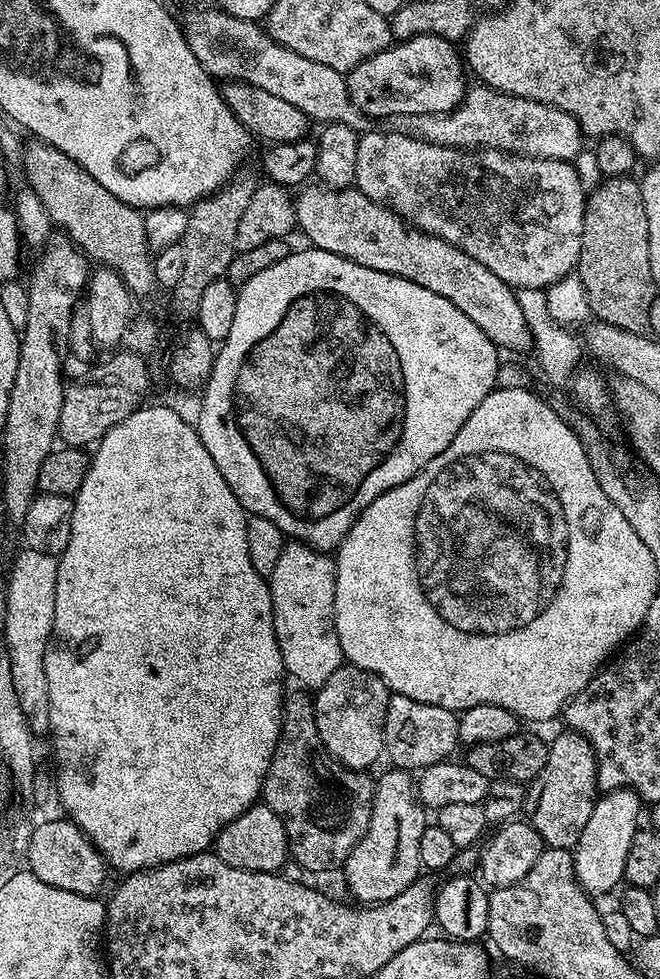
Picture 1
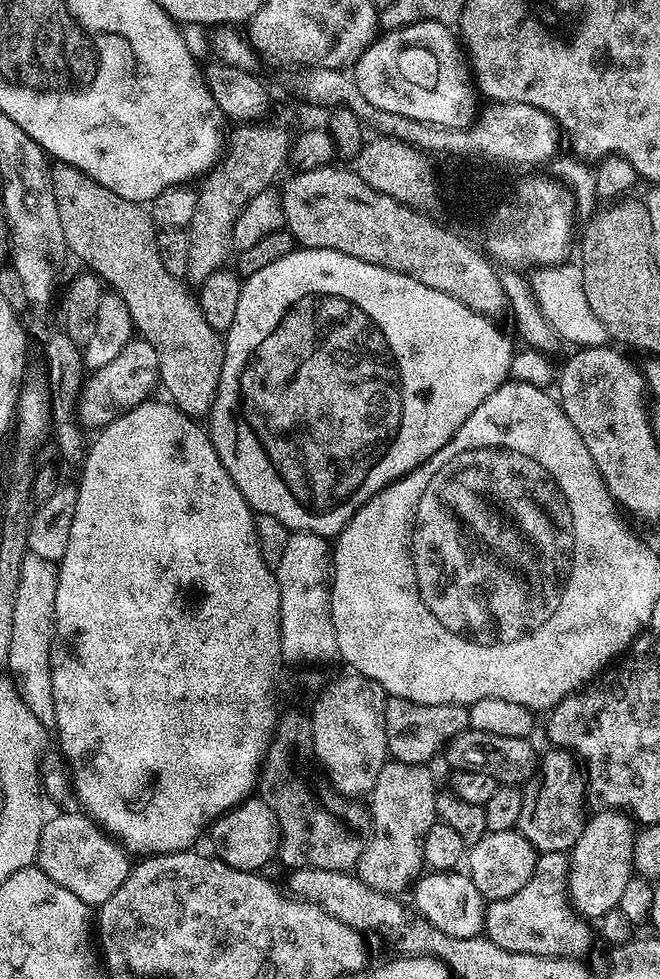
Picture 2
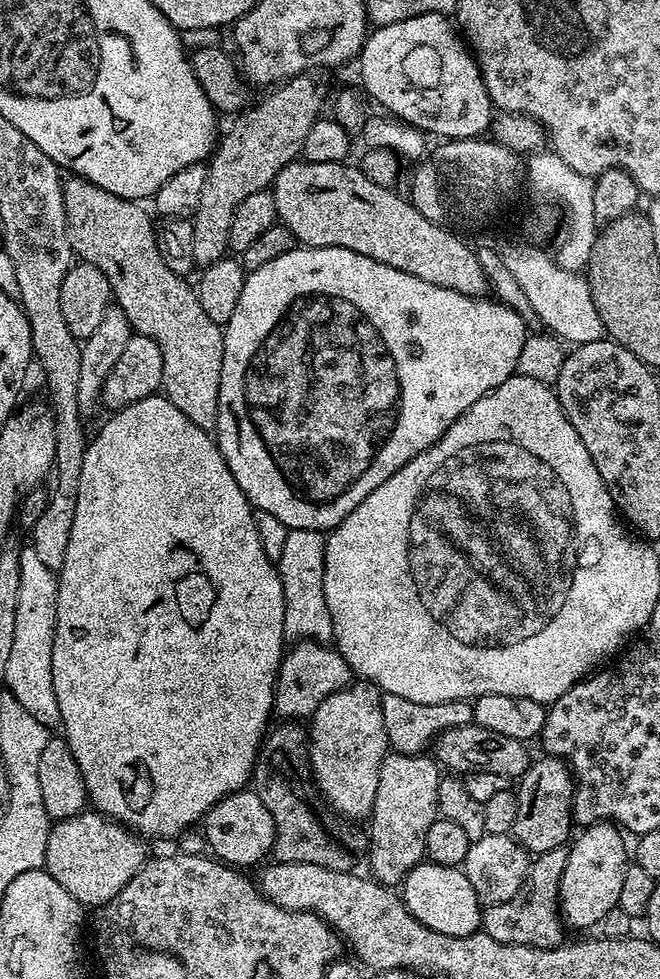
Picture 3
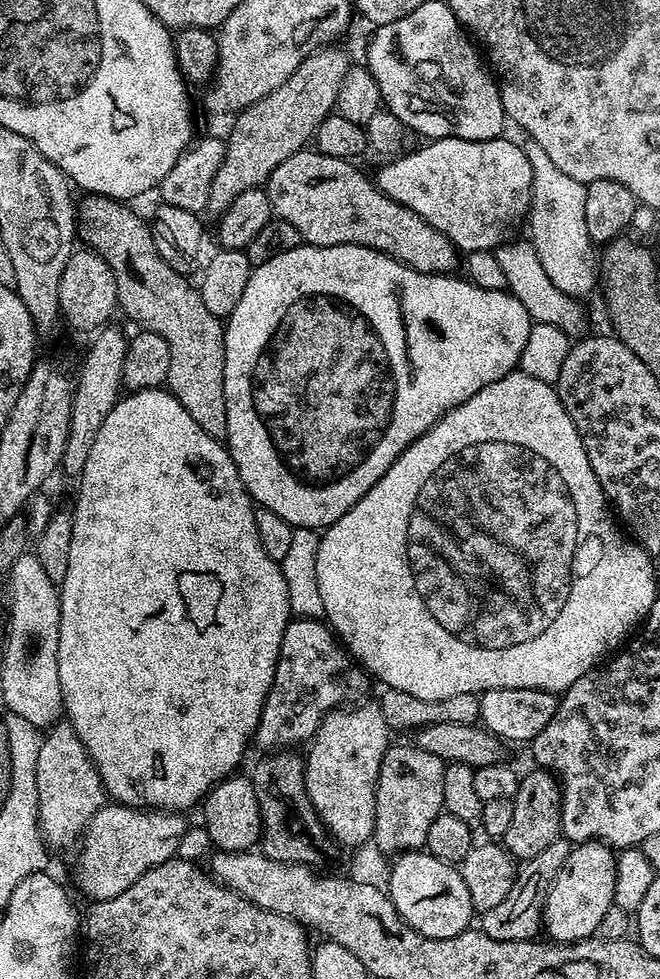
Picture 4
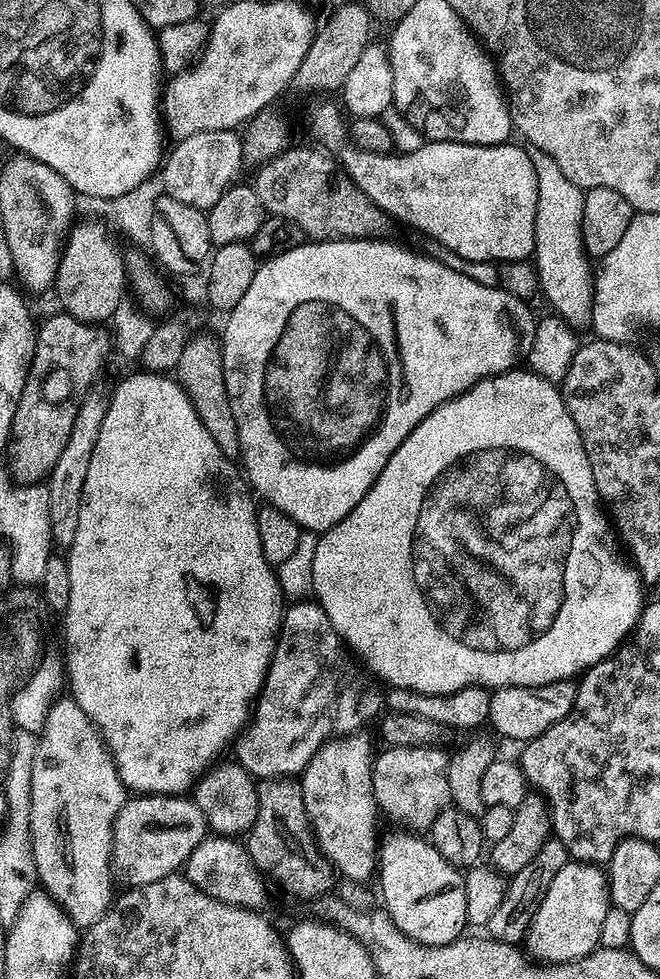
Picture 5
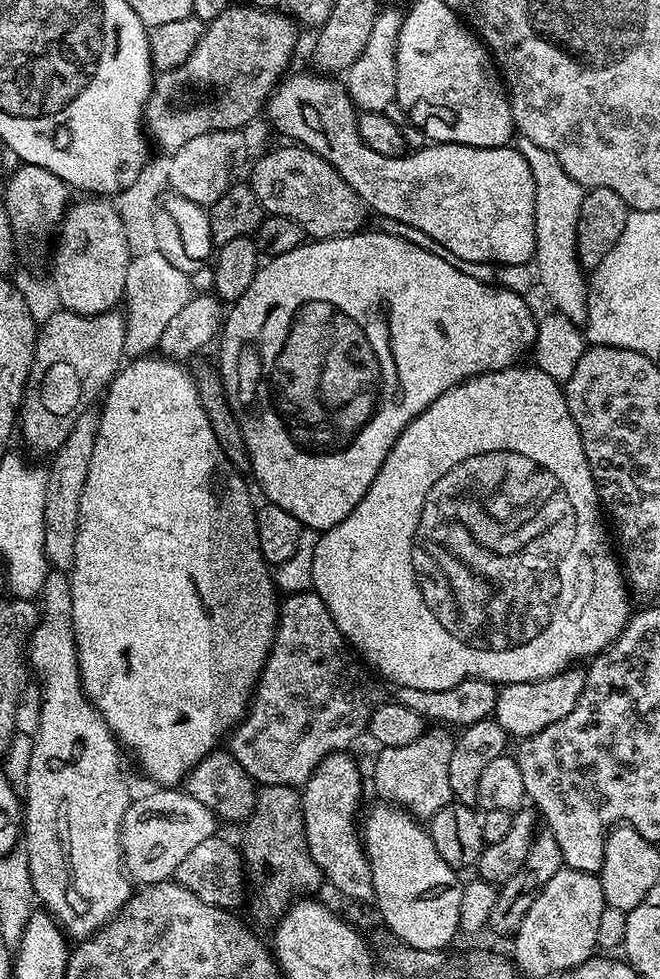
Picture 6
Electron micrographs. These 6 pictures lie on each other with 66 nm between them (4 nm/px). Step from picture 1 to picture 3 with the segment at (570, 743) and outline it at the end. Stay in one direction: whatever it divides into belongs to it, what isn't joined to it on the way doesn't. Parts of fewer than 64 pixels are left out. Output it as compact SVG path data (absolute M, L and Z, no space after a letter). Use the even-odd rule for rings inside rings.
M541 755L541 760L533 759L523 776L519 777L518 785L515 789L518 798L518 815L514 817L514 826L511 835L523 846L529 854L539 854L546 850L565 847L573 839L574 821L572 818L572 809L576 799L576 781L574 773L567 759L559 756Z

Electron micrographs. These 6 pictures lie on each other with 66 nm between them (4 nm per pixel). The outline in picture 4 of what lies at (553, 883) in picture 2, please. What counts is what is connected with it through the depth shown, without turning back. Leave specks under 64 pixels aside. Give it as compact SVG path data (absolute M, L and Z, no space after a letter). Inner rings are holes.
M561 838L550 842L542 854L534 854L534 858L523 861L519 865L513 886L502 902L495 908L486 910L478 920L479 931L485 932L490 938L502 942L514 942L515 940L534 940L541 935L542 921L544 918L544 903L548 897L550 886L562 870L566 858L572 852L573 845Z

